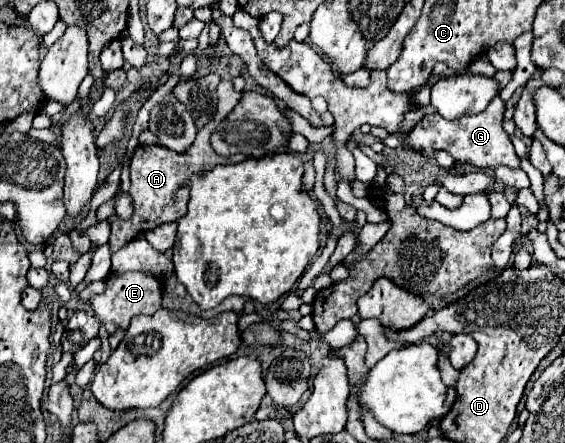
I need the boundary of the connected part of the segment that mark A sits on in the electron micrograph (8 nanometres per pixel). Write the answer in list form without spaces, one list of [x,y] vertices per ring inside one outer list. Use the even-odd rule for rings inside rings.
[[[221,82],[217,88],[217,114],[215,114],[215,118],[211,122],[207,122],[203,128],[199,128],[195,142],[183,154],[171,152],[169,148],[159,146],[159,144],[137,146],[133,160],[131,160],[131,190],[129,190],[135,210],[133,210],[131,220],[121,220],[119,216],[109,216],[109,220],[111,220],[111,236],[109,236],[111,252],[117,252],[119,248],[123,248],[137,232],[153,230],[165,222],[175,222],[179,216],[183,216],[183,212],[187,212],[189,188],[183,188],[181,184],[193,172],[213,168],[215,164],[235,164],[235,162],[241,162],[245,158],[243,154],[235,154],[231,158],[219,156],[209,144],[209,134],[213,132],[213,128],[217,128],[222,122],[223,116],[227,116],[227,112],[231,112],[231,108],[237,104],[237,100],[239,100],[239,92],[235,92],[233,84]]]

